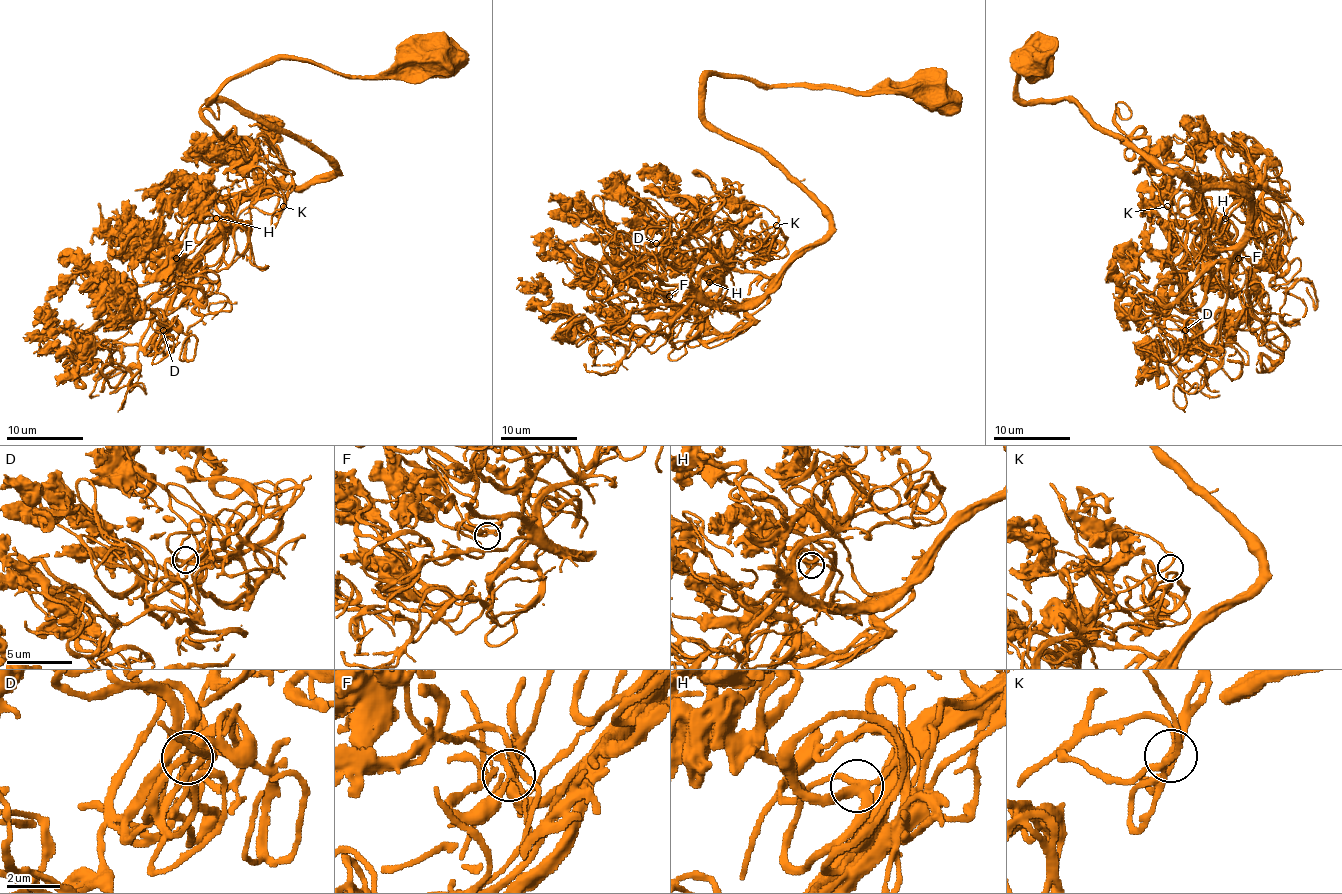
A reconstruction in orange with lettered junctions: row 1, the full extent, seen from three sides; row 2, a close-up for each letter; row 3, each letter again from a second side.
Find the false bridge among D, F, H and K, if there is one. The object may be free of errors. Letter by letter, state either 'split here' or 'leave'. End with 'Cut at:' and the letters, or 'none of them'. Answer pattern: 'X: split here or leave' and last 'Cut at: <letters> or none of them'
D: leave
F: leave
H: leave
K: leave
Cut at: none of them

